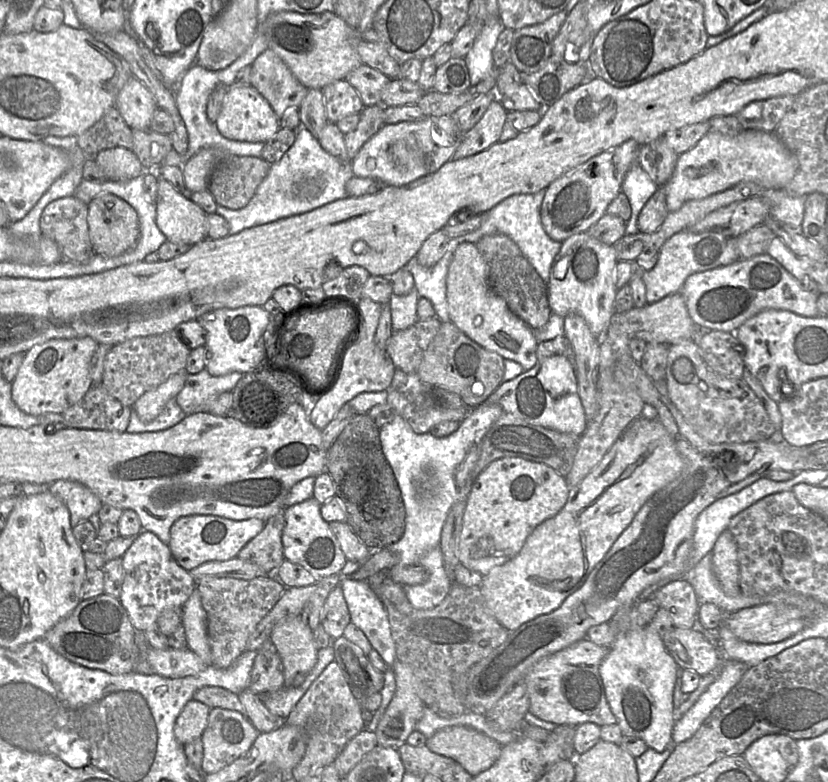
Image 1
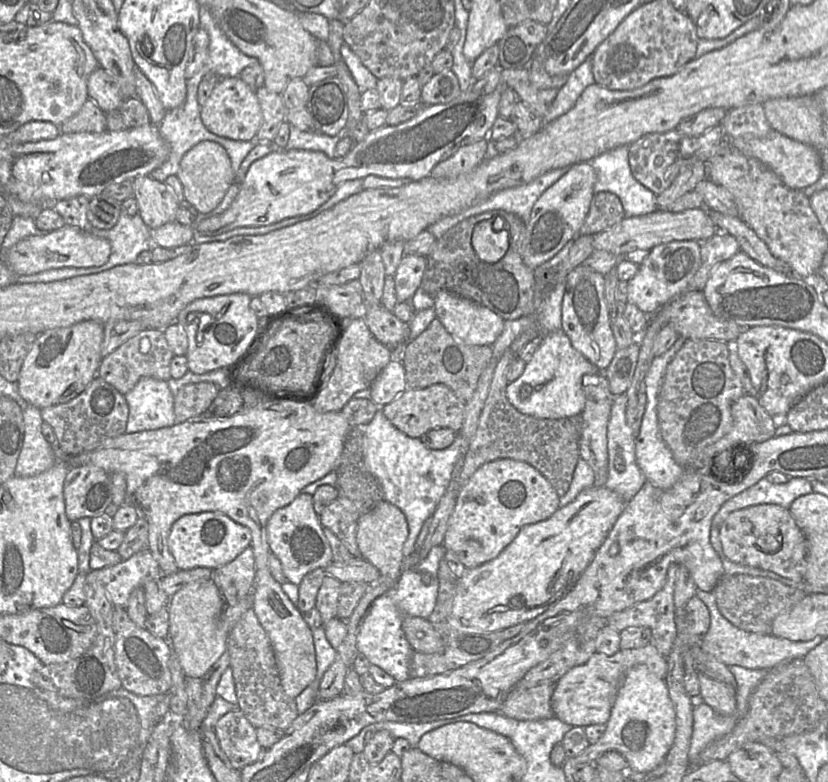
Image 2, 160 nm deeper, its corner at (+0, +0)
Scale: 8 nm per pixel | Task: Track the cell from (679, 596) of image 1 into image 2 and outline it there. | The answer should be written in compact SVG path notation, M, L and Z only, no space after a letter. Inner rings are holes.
M671 564L667 570L666 582L652 598L639 602L623 611L616 612L606 619L608 625L619 633L630 627L647 627L651 630L650 644L656 647L661 656L668 659L677 637L674 614L674 590L678 565Z

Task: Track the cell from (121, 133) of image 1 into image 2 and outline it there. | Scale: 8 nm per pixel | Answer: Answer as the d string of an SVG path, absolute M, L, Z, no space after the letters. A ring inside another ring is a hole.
M88 99L76 114L59 127L62 133L100 133L107 130L106 113L94 101Z

